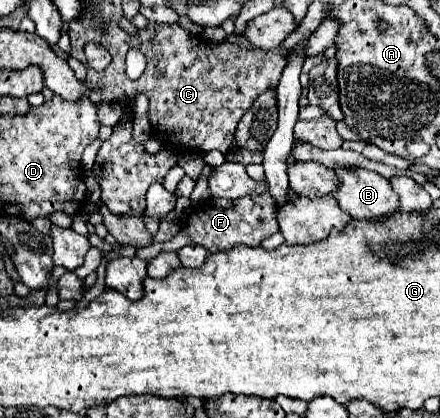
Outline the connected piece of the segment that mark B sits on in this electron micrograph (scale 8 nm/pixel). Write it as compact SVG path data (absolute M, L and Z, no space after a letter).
M337 166L335 174L339 178L339 190L333 196L353 218L371 220L397 212L399 198L381 174L347 166Z

